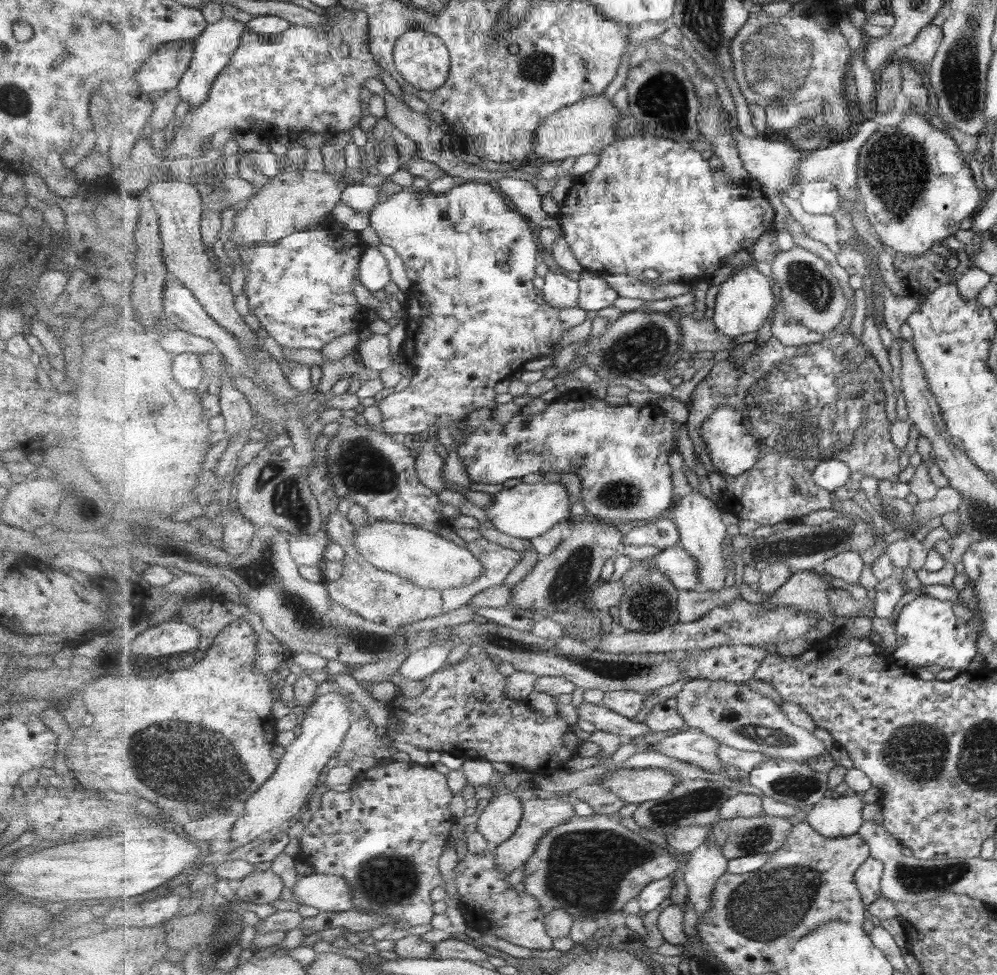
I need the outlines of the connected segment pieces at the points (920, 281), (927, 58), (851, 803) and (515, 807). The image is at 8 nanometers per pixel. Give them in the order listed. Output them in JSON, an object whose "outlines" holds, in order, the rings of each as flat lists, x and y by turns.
{"outlines":[[[946,244,932,248,921,257,897,253,895,268,905,283,908,295,917,297,919,303,923,304,939,286,957,282,961,274,954,273,955,268,947,268,947,258,954,254]],[[927,26,909,46,899,47,897,54,891,55,891,61,896,62,909,59,917,68,931,64,943,41,942,26]],[[854,791,851,796,830,793,809,808,808,823,829,838,848,837,860,832,864,825,865,793]],[[508,793,492,797,479,809,477,830,493,846,508,841,519,828,524,817,524,802,518,793]]]}

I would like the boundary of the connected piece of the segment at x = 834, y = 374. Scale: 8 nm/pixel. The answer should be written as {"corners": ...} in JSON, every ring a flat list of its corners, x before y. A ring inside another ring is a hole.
{"corners":[[850,328,846,332,835,331,825,336,823,342,807,346,785,346,780,339,771,336,763,347,757,347,751,357,739,367,726,359,717,362,696,386,692,396,686,428,689,438,695,440,695,450,703,456,701,460,705,462,705,468,711,473,717,473,701,430,707,418,723,405,733,405,743,411,747,426,752,429,761,446,759,461,750,472,737,477,721,474,726,482,726,489,721,494,719,503,721,510,734,514,738,519,753,520,760,526,773,526,789,519,800,520,817,510,831,509,831,497,852,500,853,493,861,488,861,479,865,475,897,483,901,472,899,457,902,448,892,442,889,416,885,412,887,396,881,382,883,375,885,373,876,365,869,348,861,343,861,338,854,337],[827,460,845,462,852,471,847,484,833,493,820,488,813,479,817,466]]}

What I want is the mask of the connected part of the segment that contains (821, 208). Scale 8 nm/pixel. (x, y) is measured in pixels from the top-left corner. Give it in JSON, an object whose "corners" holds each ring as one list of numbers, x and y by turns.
{"corners":[[815,180,800,186,800,195,797,198,800,207,809,214,835,214,842,203,842,197,837,191,837,186,827,180]]}

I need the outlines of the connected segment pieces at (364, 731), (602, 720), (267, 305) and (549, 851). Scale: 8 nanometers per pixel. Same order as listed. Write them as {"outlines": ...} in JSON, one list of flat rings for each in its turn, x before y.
{"outlines":[[[367,712,362,718,354,718,353,725,336,753,337,764,343,766,359,756,371,756,378,761,391,760,388,747,382,747,384,738,377,734,377,726]],[[584,701,577,706,578,716,596,726,597,731,604,731,617,735,618,738,631,739,647,736,652,732,647,723,633,722,631,718,623,716,605,705,589,704]],[[329,216,319,226,314,227,312,230,306,232,297,232,287,236,287,238,281,241,273,242,273,244,263,244,263,246,253,246,249,250,243,250,239,254,239,258,243,264,247,266,249,271,246,274,245,285,243,291,248,299,249,313,254,314,260,321,260,326,268,332,268,334,283,348,286,354,290,354,298,348,312,348,319,352,322,352,323,348,326,348,329,342,349,333,357,333,361,329,365,329,365,325,369,323,367,319,367,309,359,302,353,295,353,277,357,276,360,280,360,262,363,252,368,248,367,244,361,241,357,231,344,230,335,218]],[[597,813,588,816,575,814,569,822,549,830,541,838,535,854,523,864,524,890,539,899,544,914,565,910,574,919,599,919,606,914,622,912,623,906,639,896,648,884,671,877,680,870,684,864,673,856,672,851,675,850,656,846,611,816]]]}

